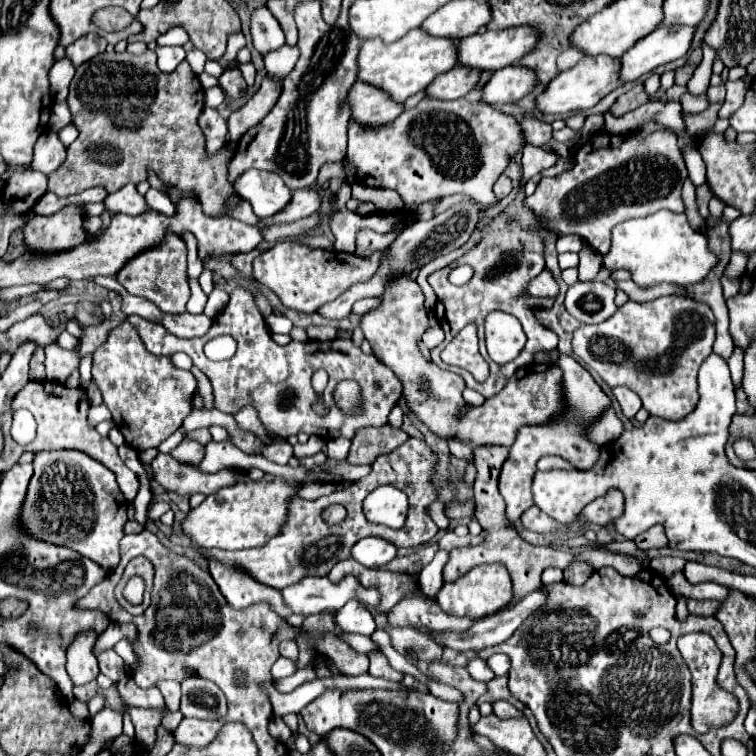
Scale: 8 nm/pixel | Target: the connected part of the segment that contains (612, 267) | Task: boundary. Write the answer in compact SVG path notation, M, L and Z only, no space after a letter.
M660 210L660 212L654 212L650 216L642 216L642 218L632 218L632 220L626 220L622 224L614 226L612 228L612 246L610 246L608 254L602 256L602 266L611 272L625 268L632 274L632 280L640 286L663 282L680 284L680 286L698 284L710 274L710 270L716 264L718 264L718 258L708 248L708 238L702 232L692 230L684 214L674 214L668 210Z

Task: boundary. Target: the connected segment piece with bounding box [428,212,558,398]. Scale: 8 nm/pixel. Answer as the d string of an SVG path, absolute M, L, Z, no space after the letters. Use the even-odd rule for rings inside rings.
M500 212L496 218L492 218L484 228L482 228L482 240L468 250L464 256L460 256L458 260L454 260L454 264L444 266L438 272L432 272L428 276L428 284L434 288L436 296L438 296L438 306L436 306L436 318L442 322L442 330L445 332L445 339L440 345L430 351L431 360L445 370L454 370L450 366L446 366L440 359L440 352L446 347L446 344L470 322L474 322L478 326L479 335L479 351L483 358L490 366L490 376L484 382L476 382L472 374L465 370L465 384L468 388L480 392L484 398L490 398L494 394L498 394L504 388L504 382L508 382L508 378L520 368L520 366L528 366L534 362L534 354L538 352L548 352L554 350L558 346L558 336L554 332L550 332L548 328L544 328L532 314L532 306L542 306L542 308L550 308L554 304L554 300L542 300L542 298L528 298L524 296L526 286L532 278L536 278L536 274L540 274L546 268L544 262L544 246L538 246L538 240L532 240L532 234L538 234L536 228L524 230L518 222L510 220L504 212ZM460 264L468 264L474 268L474 276L470 278L470 282L466 282L464 286L454 286L448 282L448 272ZM492 310L502 310L508 314L514 314L520 324L524 326L524 332L528 336L528 342L524 346L524 352L510 364L498 366L494 364L488 356L485 335L484 335L484 316Z

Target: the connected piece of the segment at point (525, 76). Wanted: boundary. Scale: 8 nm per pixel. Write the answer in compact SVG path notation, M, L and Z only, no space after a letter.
M508 66L494 72L490 82L484 86L484 102L492 106L514 104L536 88L536 72L526 66Z

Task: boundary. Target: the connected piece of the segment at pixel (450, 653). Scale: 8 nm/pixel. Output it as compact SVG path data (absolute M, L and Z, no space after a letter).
M445 648L442 656L442 662L448 661L451 665L455 667L466 667L466 664L473 659L477 658L478 654L474 650L467 650L463 652L455 651L449 648Z

